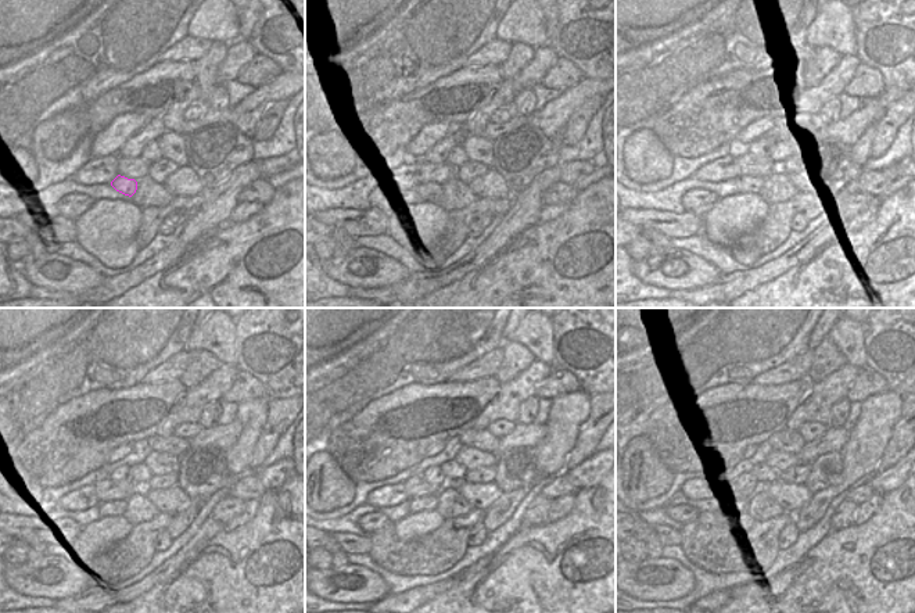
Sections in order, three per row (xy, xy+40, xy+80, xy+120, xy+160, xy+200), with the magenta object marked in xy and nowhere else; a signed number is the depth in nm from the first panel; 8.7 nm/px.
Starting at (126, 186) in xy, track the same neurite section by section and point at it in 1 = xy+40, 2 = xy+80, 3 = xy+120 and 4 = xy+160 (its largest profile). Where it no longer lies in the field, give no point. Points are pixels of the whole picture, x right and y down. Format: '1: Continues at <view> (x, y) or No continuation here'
1: Continues at xy+40 (429, 192)
2: Continues at xy+80 (729, 187)
3: Continues at xy+120 (106, 509)
4: Continues at xy+160 (424, 504).

